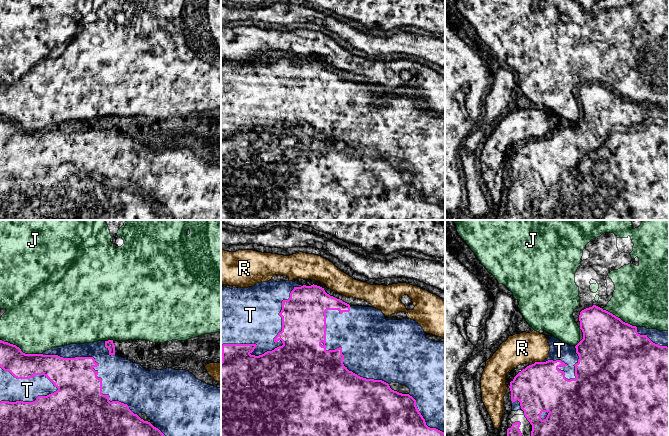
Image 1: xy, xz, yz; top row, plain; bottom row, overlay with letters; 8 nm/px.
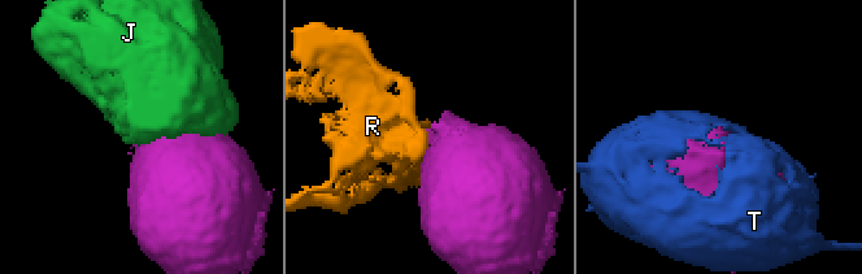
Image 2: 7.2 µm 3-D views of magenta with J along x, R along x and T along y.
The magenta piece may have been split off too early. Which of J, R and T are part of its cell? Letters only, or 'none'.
T

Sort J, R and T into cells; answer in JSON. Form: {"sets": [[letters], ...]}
{"sets": [["J"], ["R"], ["T"]]}

